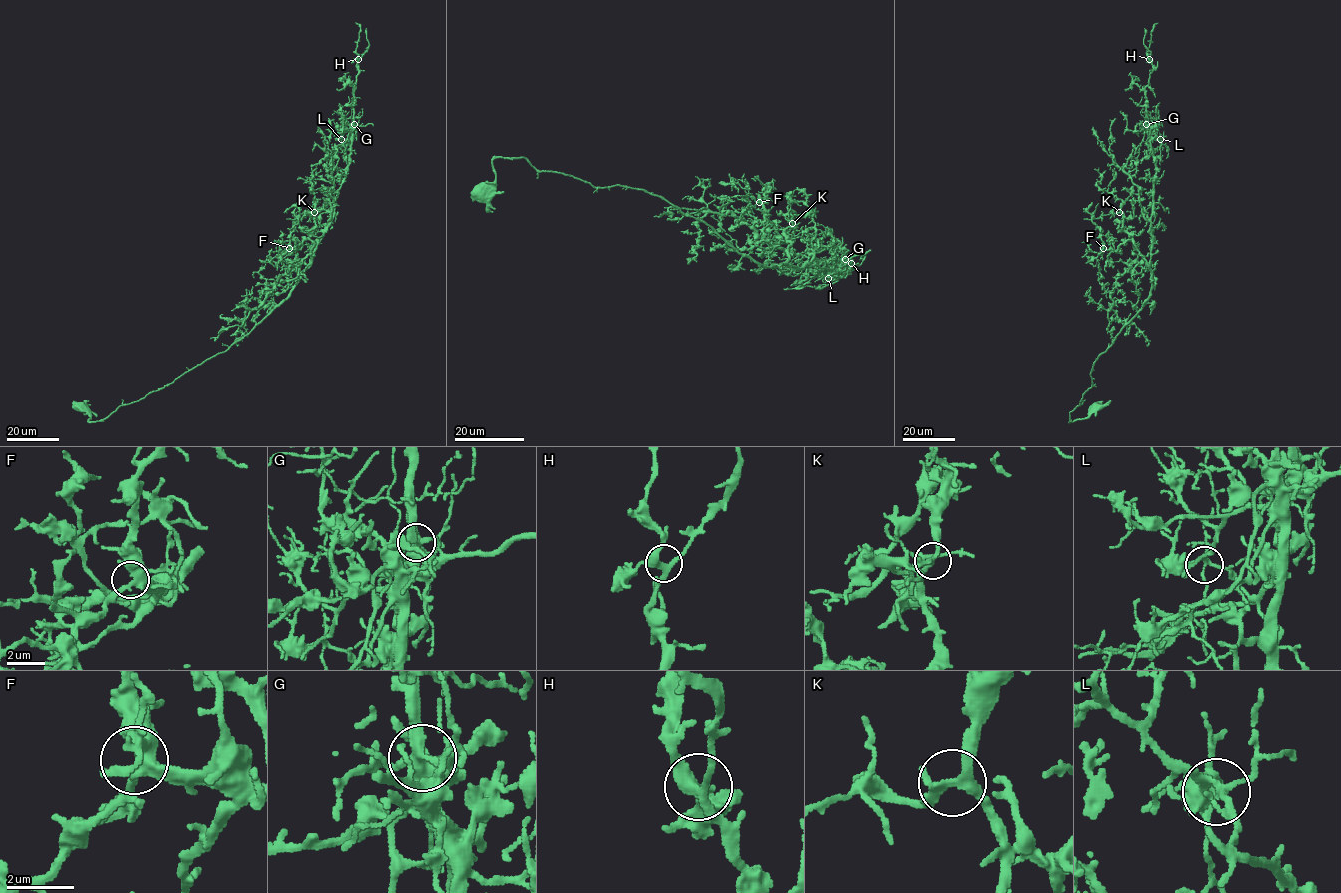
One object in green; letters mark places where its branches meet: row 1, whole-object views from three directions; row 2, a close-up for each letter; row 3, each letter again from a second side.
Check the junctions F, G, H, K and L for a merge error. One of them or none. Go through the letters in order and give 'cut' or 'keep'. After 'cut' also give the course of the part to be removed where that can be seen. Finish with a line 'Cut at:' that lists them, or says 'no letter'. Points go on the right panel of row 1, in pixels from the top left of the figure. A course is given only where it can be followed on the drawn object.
F: keep
G: cut | (1146, 124), (1161, 141), (1160, 164)
H: keep
K: keep
L: keep
Cut at: G

